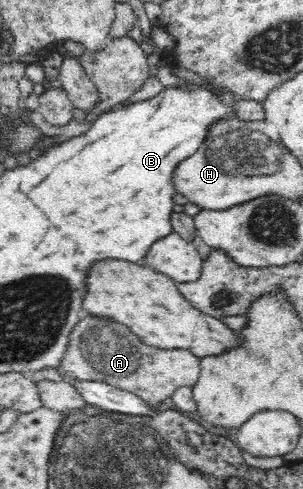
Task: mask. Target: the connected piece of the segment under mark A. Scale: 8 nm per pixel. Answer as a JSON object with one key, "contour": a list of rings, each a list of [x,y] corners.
{"contour":[[[88,316],[79,320],[67,349],[56,368],[66,382],[97,381],[138,395],[153,407],[168,406],[171,394],[179,387],[197,385],[200,358],[186,349],[163,349],[145,345],[135,333],[115,320]]]}

